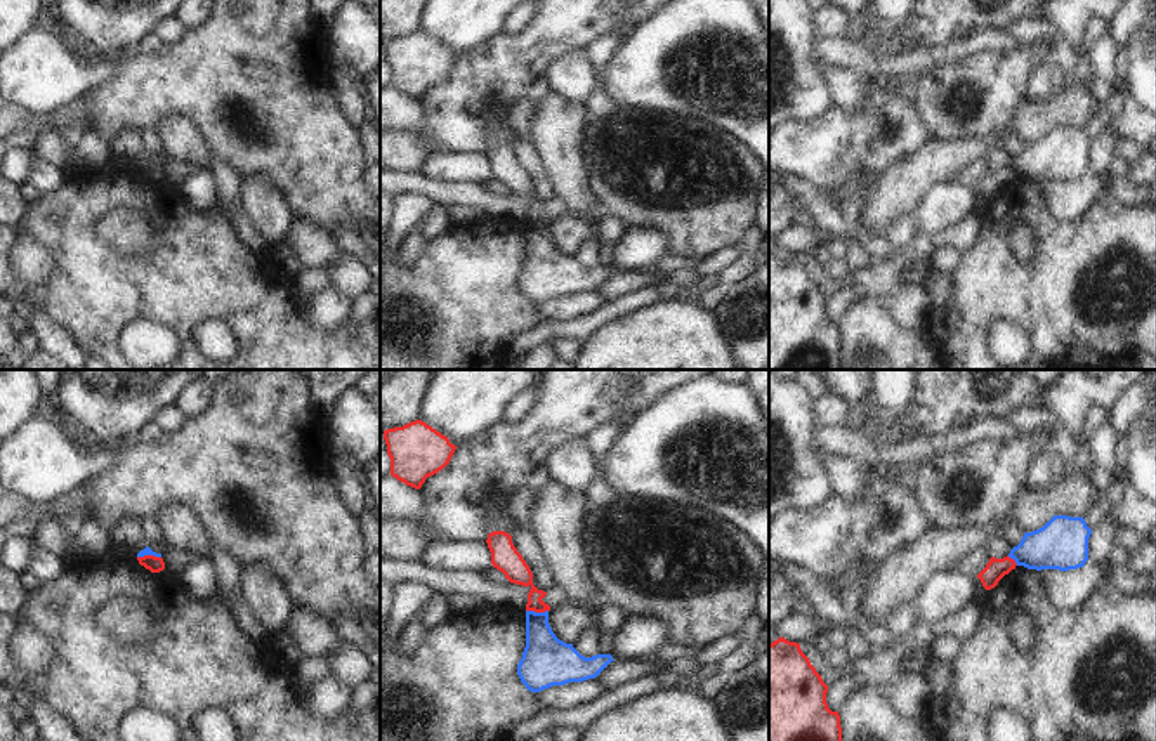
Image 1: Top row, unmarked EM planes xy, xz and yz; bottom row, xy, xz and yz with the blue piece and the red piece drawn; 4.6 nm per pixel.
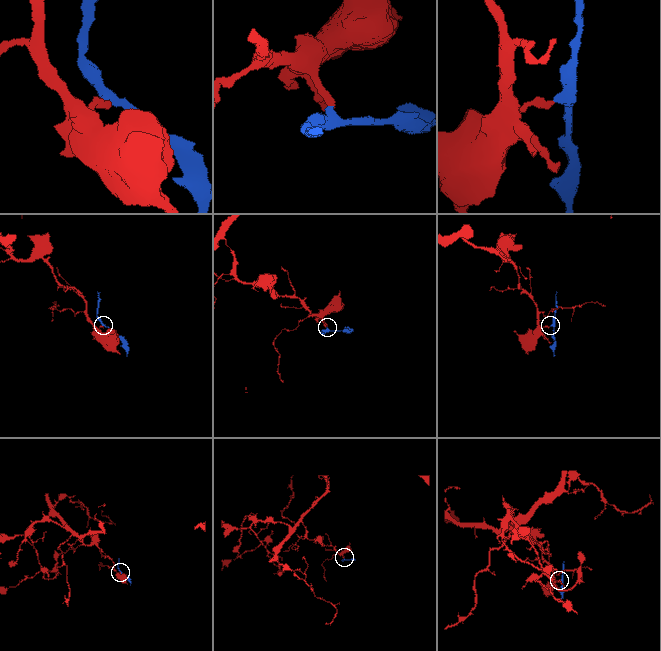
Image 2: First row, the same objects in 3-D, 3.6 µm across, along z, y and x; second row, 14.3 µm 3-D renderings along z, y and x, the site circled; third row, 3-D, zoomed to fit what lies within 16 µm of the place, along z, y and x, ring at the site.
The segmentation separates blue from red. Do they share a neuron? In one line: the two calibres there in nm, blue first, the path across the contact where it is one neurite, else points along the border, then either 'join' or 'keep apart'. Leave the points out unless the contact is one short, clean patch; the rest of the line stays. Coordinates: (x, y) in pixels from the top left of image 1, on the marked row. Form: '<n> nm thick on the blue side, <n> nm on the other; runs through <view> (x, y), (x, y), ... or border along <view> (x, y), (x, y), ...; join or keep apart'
220 nm thick on the blue side, 120 nm on the other; border along xz (526, 609), (547, 611); keep apart

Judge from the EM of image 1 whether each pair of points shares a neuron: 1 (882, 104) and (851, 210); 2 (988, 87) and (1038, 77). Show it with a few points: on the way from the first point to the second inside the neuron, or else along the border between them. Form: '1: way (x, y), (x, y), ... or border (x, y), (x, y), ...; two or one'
1: way (880, 131), (875, 136), (875, 177), (870, 184); one
2: border (1050, 63), (1042, 63), (1031, 73), (1024, 98); two

